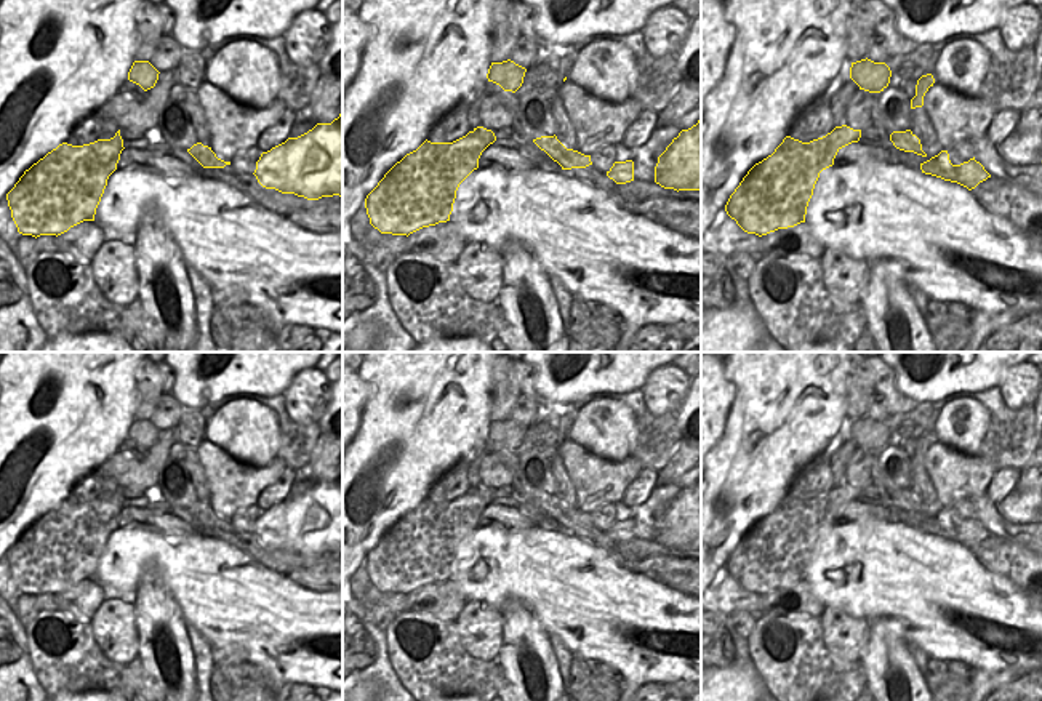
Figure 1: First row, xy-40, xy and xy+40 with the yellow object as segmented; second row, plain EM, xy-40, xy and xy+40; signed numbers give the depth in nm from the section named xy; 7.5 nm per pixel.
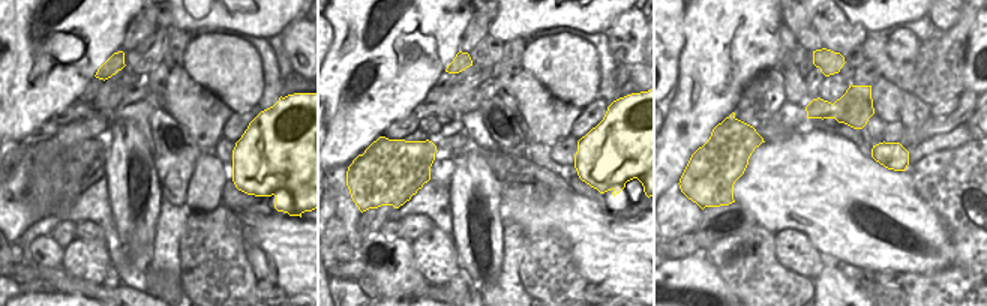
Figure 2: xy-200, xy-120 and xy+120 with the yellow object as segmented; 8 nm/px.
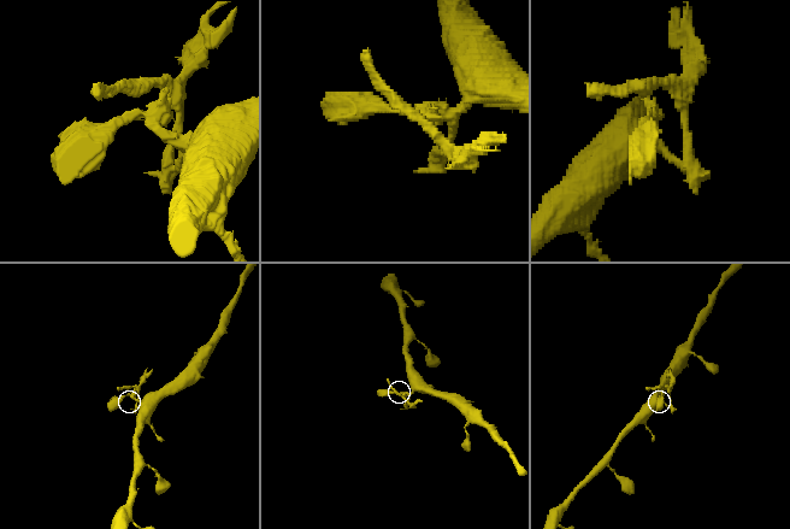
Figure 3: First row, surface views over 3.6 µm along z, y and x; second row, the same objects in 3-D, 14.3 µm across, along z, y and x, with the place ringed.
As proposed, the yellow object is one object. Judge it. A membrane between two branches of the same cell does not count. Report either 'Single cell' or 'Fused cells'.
Fused cells

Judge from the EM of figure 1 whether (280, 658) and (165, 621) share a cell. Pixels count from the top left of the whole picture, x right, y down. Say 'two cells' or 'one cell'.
two cells

